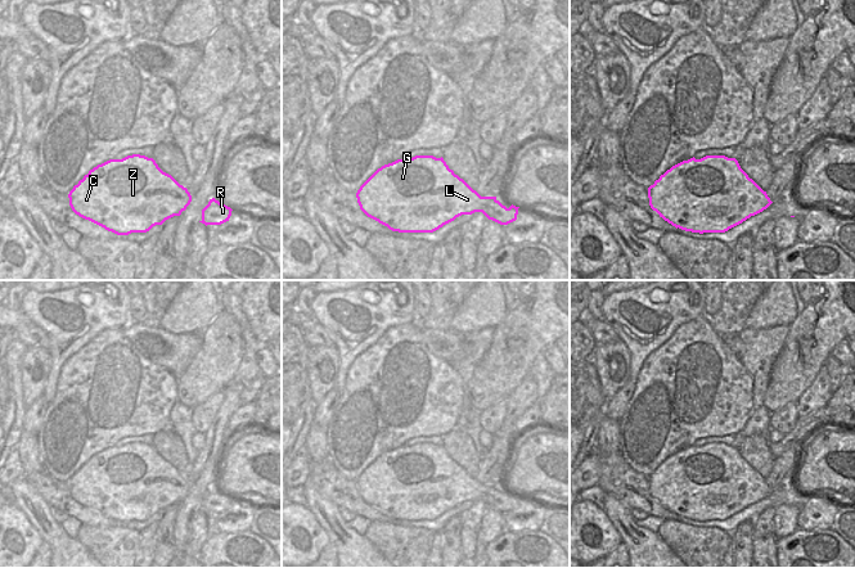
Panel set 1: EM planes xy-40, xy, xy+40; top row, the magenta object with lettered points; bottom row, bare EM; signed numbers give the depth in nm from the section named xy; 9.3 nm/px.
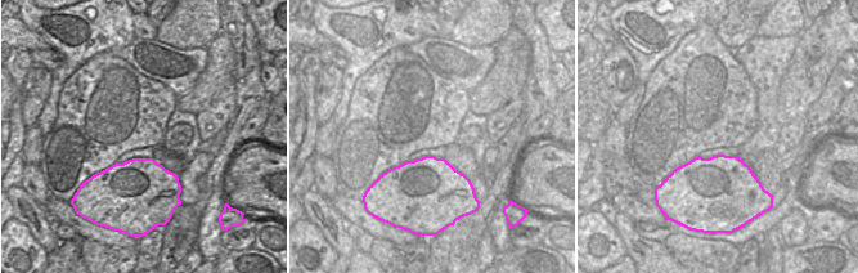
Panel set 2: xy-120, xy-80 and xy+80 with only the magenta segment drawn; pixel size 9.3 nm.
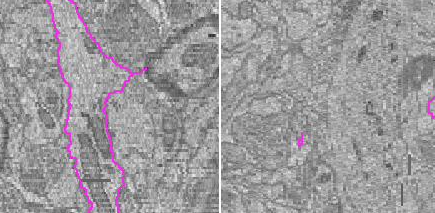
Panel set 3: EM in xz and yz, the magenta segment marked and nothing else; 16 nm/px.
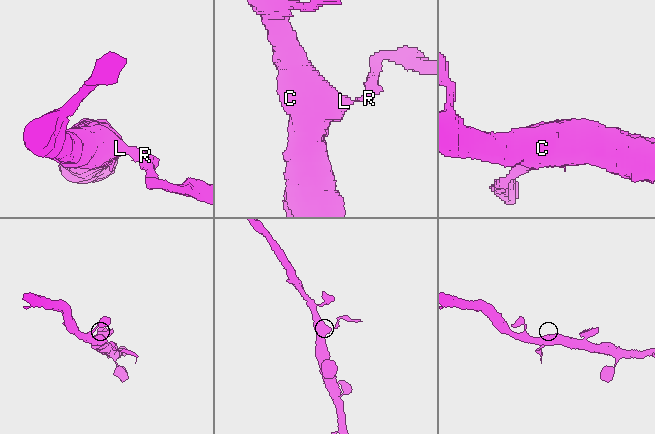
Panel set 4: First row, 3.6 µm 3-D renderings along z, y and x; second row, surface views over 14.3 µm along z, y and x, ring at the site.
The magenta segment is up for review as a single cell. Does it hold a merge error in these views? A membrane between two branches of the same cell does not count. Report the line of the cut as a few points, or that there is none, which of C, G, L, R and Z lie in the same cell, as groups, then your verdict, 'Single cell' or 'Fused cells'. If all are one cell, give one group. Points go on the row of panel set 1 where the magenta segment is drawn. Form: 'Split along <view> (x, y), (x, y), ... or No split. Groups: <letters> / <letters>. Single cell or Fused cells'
Split along xy (495, 199), (491, 199), (482, 212). Groups: C G L Z / R. Fused cells.

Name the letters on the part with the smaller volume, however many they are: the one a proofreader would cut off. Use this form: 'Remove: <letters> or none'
Remove: R

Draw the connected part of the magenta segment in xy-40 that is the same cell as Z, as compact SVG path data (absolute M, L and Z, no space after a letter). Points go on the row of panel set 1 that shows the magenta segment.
M140 154L98 164L68 194L72 211L117 235L147 233L166 220L180 216L192 202L186 188L163 172L153 158Z

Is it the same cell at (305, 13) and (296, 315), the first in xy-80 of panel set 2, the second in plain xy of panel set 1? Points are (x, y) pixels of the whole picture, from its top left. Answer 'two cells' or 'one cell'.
two cells

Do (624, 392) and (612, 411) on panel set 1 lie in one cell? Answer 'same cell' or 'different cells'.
same cell

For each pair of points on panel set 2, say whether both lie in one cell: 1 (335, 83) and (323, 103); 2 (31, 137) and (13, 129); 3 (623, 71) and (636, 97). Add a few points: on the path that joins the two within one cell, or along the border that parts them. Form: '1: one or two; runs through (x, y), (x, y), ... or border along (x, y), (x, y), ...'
1: one; runs through (329, 88), (327, 98)
2: two; border along (27, 129), (21, 153)
3: two; border along (638, 83), (633, 93), (616, 108)

